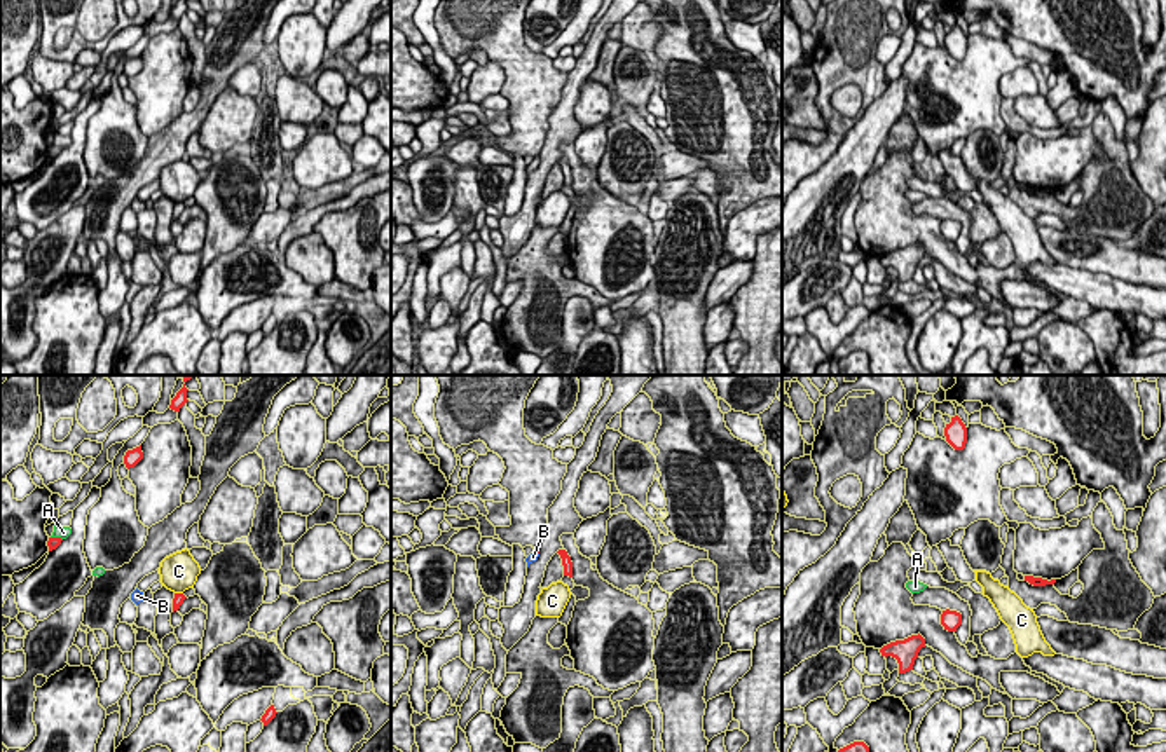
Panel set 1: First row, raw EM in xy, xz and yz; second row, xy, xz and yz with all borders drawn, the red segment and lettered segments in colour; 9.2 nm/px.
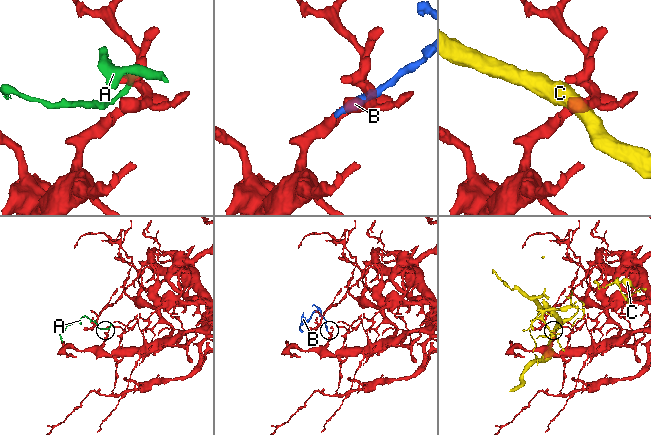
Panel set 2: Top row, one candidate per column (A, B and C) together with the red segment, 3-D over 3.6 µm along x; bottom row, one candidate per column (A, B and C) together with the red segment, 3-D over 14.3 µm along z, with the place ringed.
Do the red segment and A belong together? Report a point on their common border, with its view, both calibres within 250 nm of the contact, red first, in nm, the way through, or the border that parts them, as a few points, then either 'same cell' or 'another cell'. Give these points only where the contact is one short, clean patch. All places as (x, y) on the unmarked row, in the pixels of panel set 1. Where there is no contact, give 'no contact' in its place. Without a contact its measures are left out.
meets red in xy at (56, 147); 120 nm thick on the red side, 120 nm on the other; another cell

